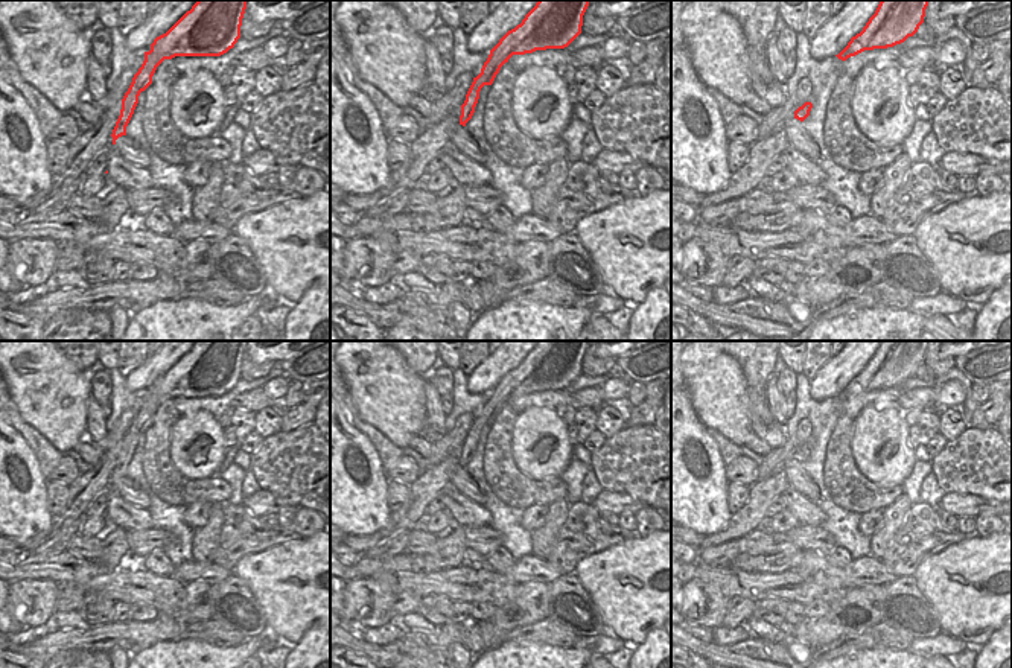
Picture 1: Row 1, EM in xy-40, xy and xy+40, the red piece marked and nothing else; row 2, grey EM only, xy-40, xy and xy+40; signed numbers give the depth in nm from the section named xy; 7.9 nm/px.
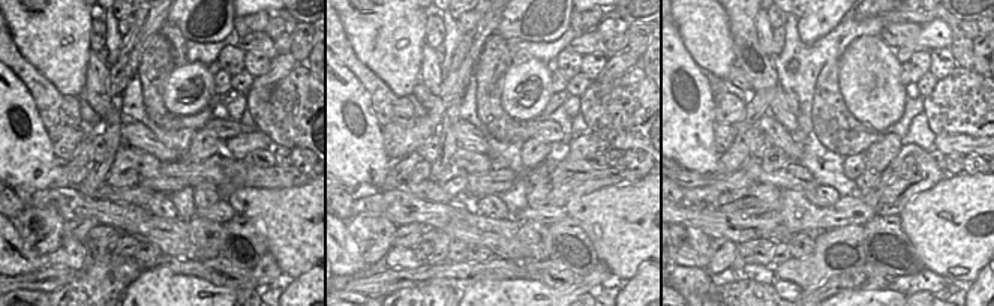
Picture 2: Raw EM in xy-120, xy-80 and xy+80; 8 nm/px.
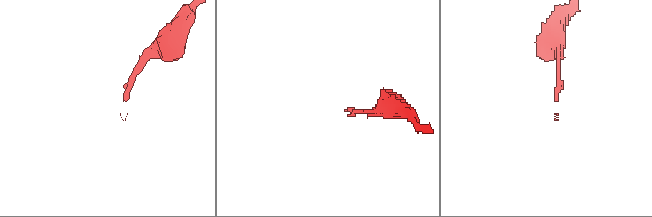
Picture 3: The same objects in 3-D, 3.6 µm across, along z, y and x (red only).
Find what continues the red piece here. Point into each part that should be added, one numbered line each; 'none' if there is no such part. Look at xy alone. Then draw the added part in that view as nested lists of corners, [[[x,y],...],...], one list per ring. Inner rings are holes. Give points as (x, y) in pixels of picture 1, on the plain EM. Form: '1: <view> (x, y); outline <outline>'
none

